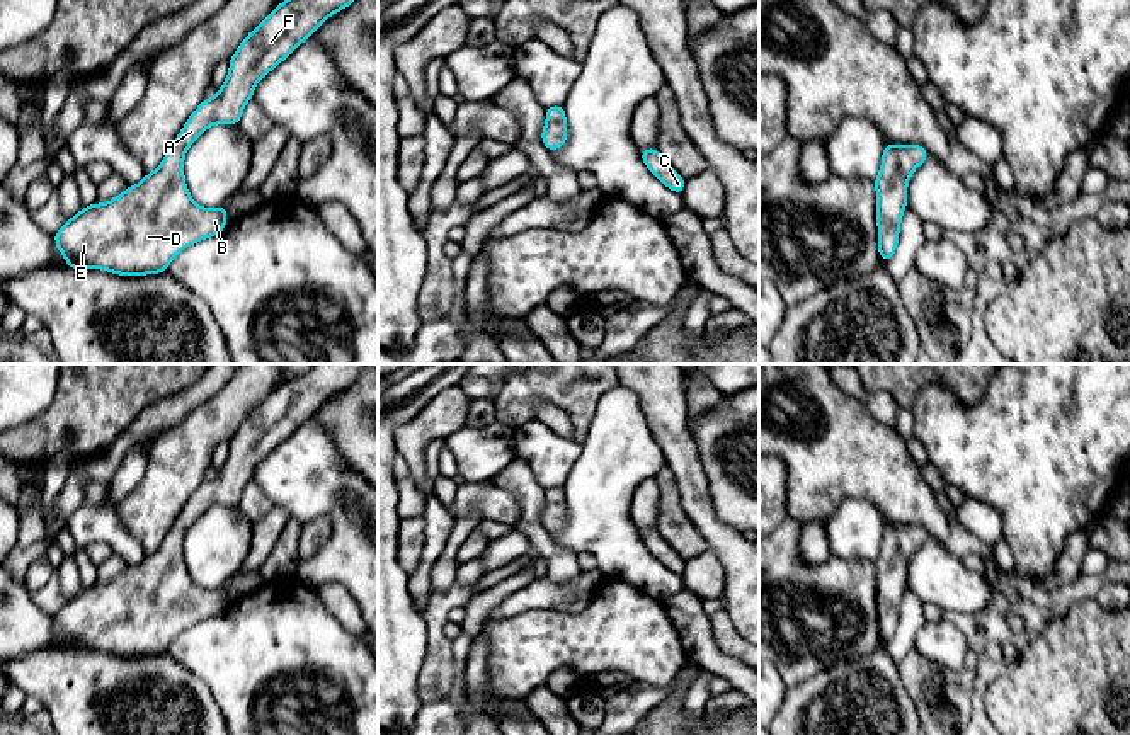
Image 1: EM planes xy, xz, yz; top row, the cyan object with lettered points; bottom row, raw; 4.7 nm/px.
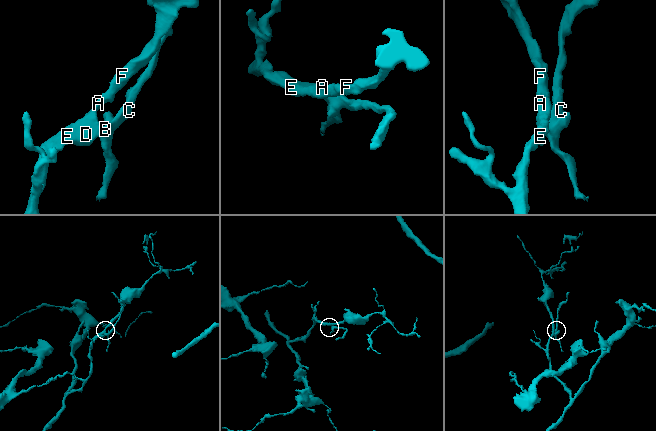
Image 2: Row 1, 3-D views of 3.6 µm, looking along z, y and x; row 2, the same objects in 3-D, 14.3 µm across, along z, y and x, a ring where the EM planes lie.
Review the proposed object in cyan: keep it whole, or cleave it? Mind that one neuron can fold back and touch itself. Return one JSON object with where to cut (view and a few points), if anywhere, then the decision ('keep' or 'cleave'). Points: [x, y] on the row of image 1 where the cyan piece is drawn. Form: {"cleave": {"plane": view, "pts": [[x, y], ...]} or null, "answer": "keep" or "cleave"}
{"cleave": null, "answer": "keep"}

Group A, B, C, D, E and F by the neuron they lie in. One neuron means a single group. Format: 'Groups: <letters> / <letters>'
Groups: A B C D E F

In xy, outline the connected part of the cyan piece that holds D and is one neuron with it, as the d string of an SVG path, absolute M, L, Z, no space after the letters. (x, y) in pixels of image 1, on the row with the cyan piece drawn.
M286 0L230 58L230 73L213 99L191 114L155 172L109 202L85 206L54 233L71 269L106 269L119 276L165 272L185 247L225 230L226 208L197 206L185 185L184 155L211 124L237 126L254 88L332 14L354 0Z

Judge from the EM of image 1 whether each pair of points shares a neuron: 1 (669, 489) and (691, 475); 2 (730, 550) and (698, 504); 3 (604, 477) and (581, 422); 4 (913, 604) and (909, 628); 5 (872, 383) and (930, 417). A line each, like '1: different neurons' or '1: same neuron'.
1: different neurons
2: same neuron
3: different neurons
4: same neuron
5: different neurons

